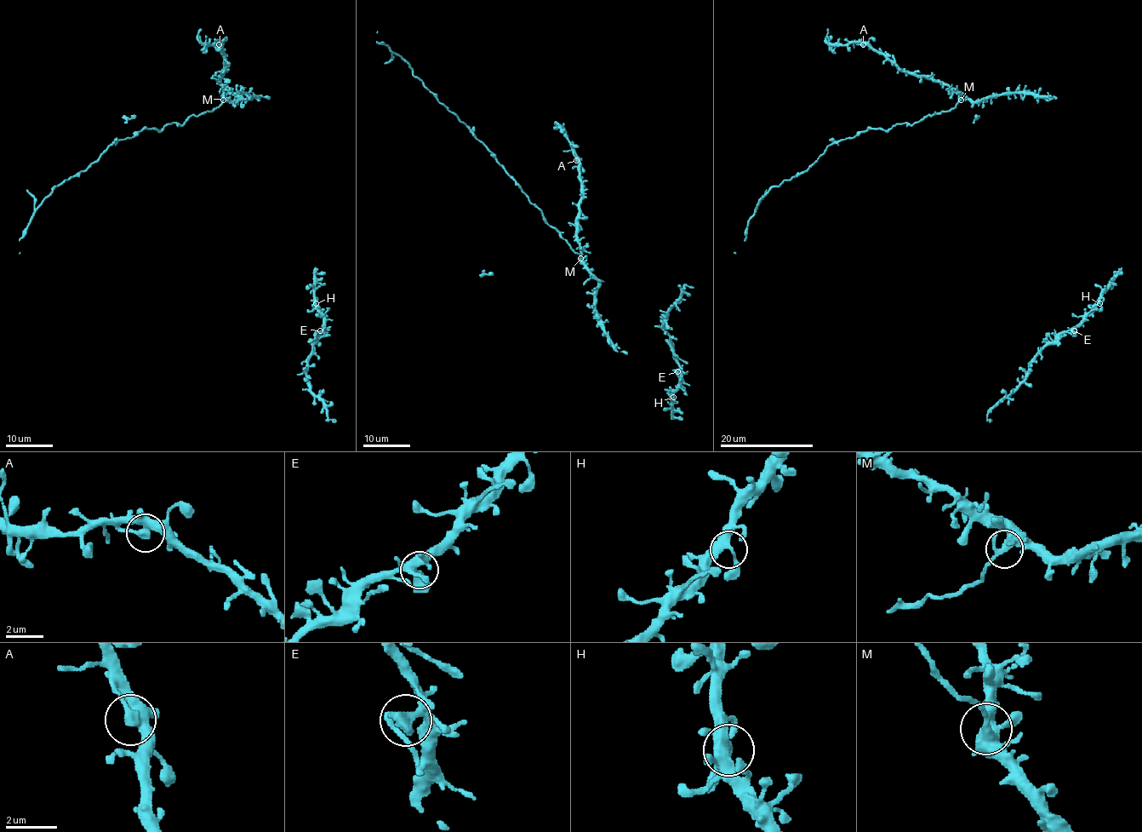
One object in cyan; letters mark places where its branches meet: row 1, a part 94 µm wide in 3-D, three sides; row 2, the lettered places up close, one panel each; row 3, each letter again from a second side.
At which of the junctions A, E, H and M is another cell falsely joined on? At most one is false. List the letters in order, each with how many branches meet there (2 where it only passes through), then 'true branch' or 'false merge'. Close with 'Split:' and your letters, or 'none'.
A: branches 4; true branch
E: branches 4; true branch
H: branches 4; true branch
M: branches 4; false merge
Split: M

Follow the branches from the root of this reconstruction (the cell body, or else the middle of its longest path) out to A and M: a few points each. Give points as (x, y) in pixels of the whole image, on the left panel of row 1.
A: (246, 94), (239, 93), (240, 97), (236, 100), (224, 94), (220, 83), (224, 55), (219, 44)
M: (246, 94), (239, 93), (240, 97), (236, 100), (222, 100)

